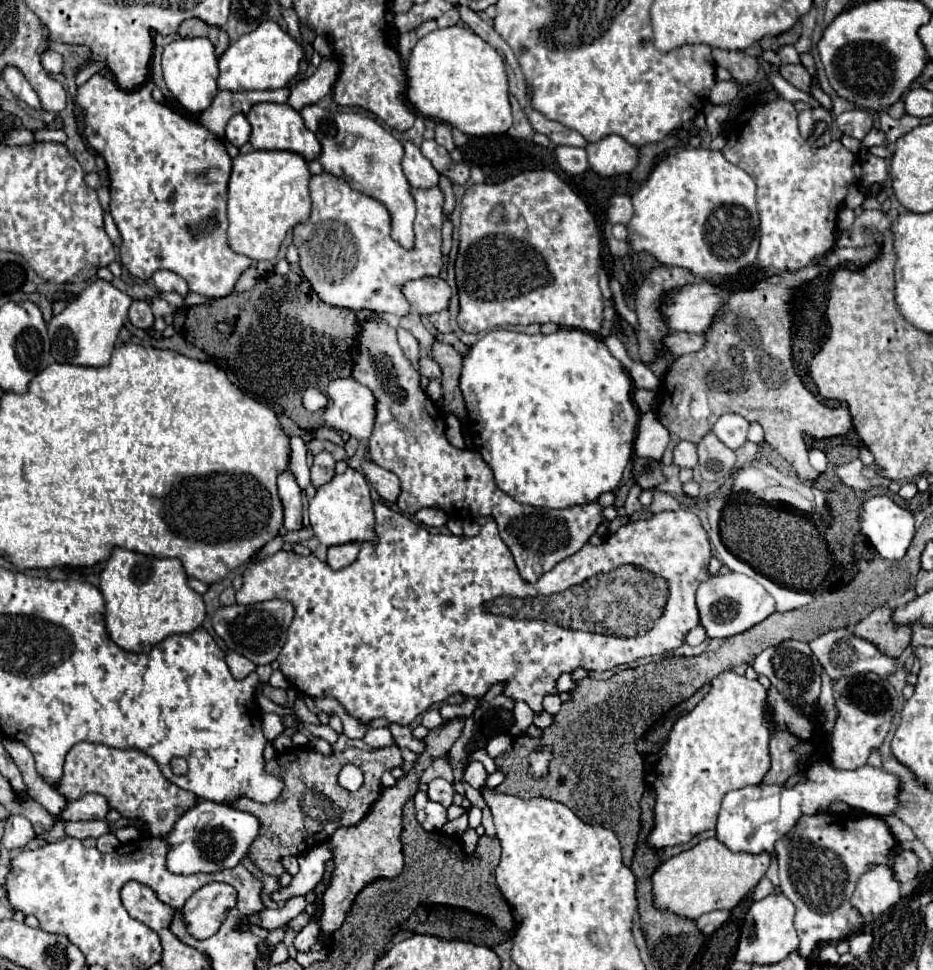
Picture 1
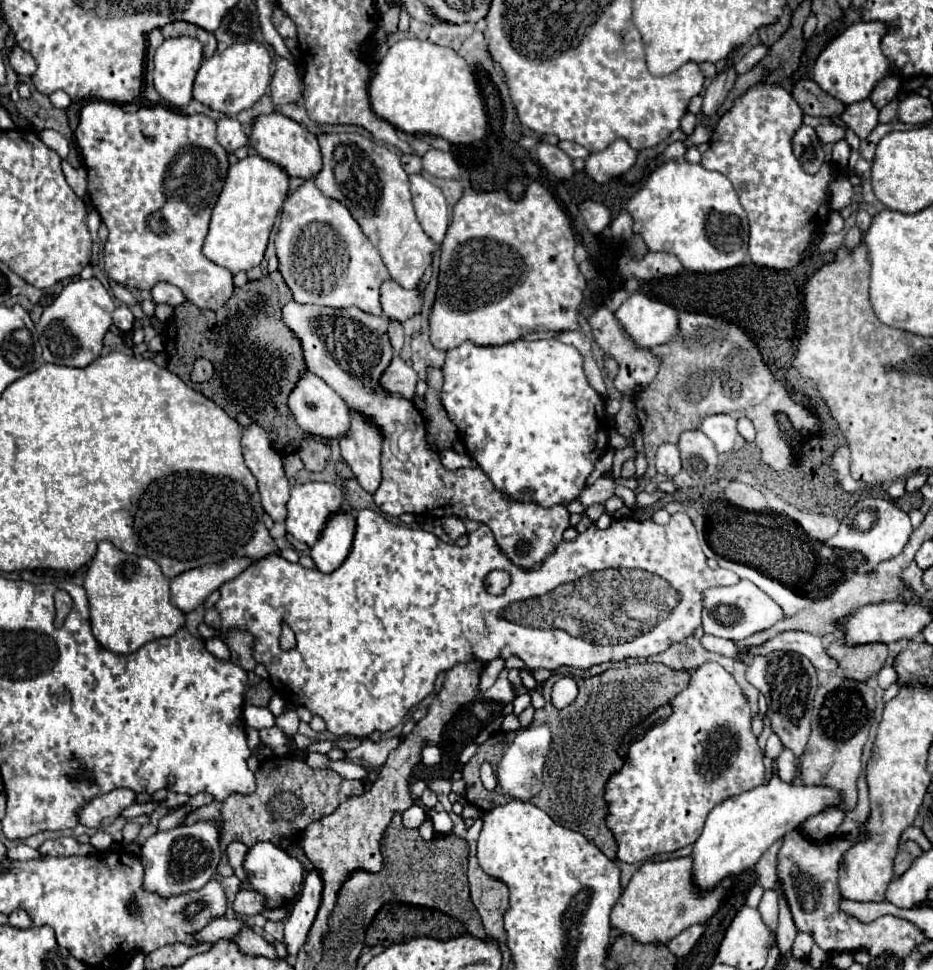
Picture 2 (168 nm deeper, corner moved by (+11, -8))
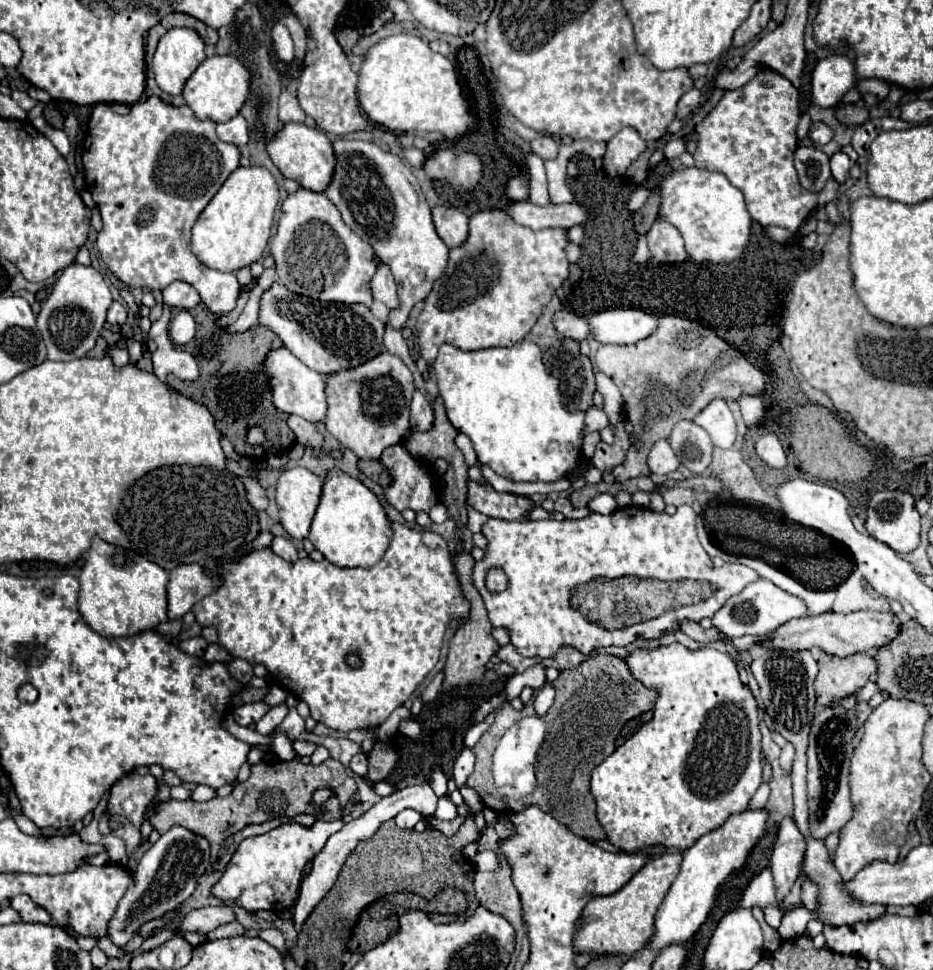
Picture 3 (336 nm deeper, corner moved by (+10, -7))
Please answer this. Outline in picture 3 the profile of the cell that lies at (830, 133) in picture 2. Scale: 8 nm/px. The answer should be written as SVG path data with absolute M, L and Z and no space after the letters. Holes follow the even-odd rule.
M812 123L810 125L810 137L816 145L826 145L832 139L832 135L834 135L832 129L824 123Z

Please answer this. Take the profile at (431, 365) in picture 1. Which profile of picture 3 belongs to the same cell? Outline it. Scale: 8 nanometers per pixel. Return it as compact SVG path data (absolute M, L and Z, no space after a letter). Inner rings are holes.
M380 353L374 357L374 361L368 361L358 369L348 369L346 373L328 377L328 415L324 421L326 429L356 457L376 461L386 447L402 441L404 433L410 429L408 415L412 393L414 379L404 361L392 353Z

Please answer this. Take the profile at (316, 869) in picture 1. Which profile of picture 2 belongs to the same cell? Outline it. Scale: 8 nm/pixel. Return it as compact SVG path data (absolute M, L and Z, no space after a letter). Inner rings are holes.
M239 890L233 902L235 914L259 914L265 908L265 898L253 890Z

